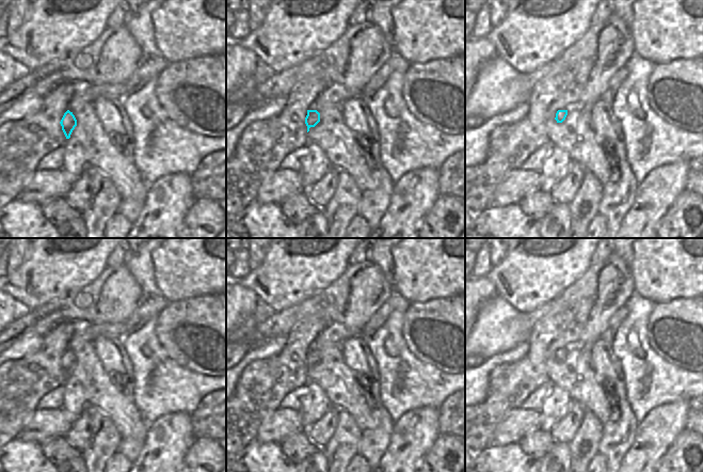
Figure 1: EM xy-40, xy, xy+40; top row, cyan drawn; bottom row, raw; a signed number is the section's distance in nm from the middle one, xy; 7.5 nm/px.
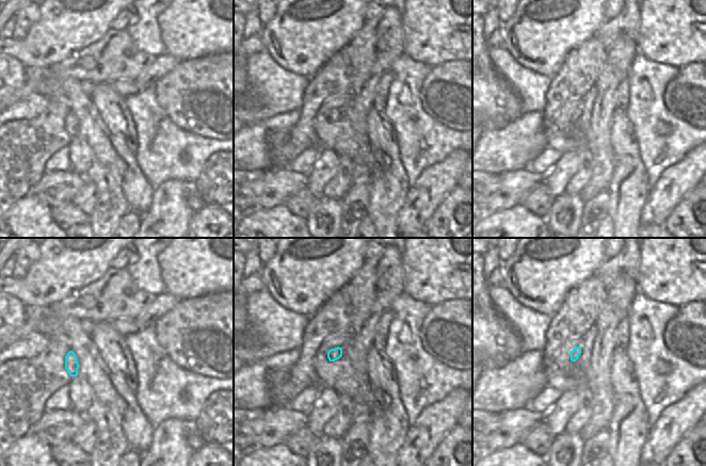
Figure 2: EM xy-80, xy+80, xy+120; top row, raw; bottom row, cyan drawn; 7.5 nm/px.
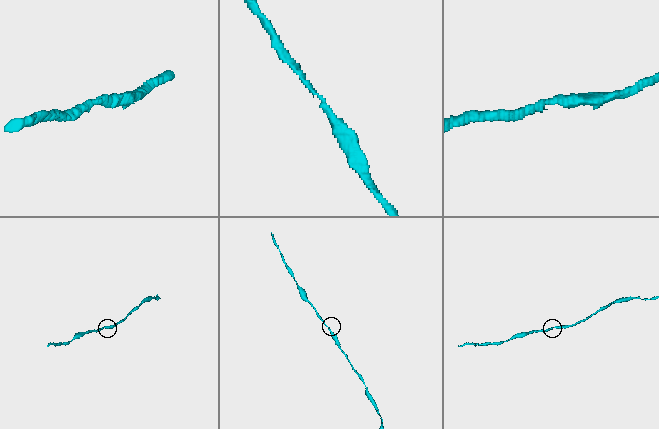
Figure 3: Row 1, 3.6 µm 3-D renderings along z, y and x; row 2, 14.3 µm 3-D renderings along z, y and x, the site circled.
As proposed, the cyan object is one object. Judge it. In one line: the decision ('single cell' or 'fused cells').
single cell

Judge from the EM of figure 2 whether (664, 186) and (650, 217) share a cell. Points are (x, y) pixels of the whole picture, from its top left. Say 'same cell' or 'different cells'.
same cell

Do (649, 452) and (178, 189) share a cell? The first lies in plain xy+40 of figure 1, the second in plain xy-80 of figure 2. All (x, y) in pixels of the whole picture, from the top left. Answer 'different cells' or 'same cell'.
same cell

